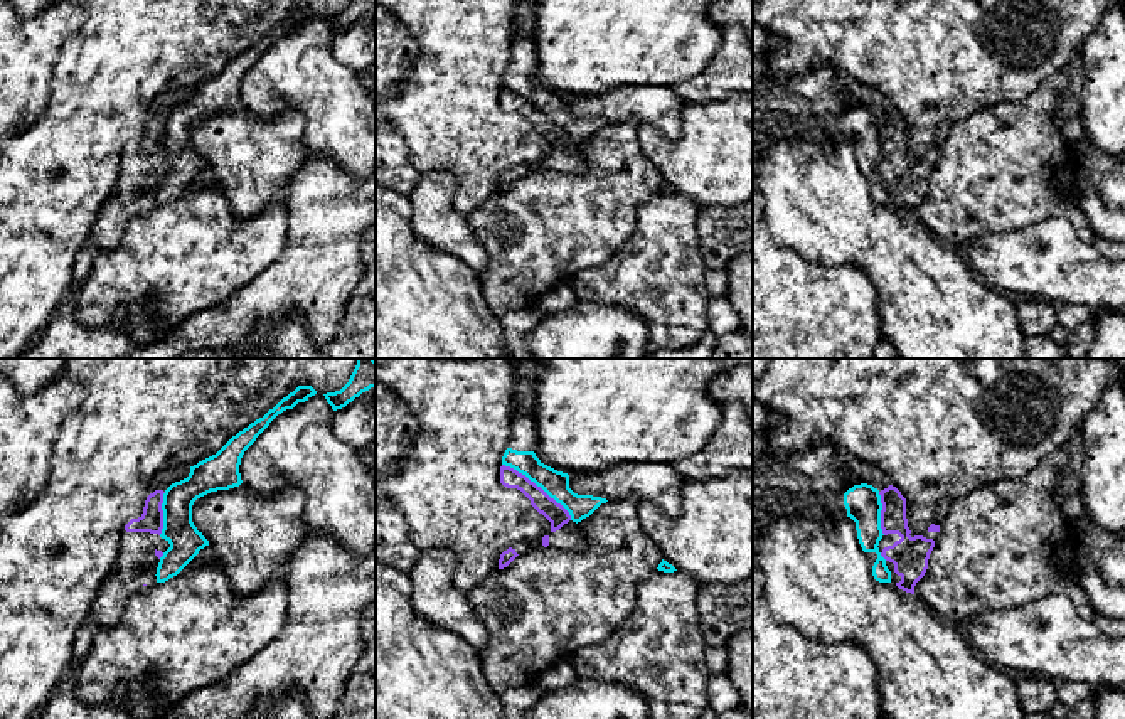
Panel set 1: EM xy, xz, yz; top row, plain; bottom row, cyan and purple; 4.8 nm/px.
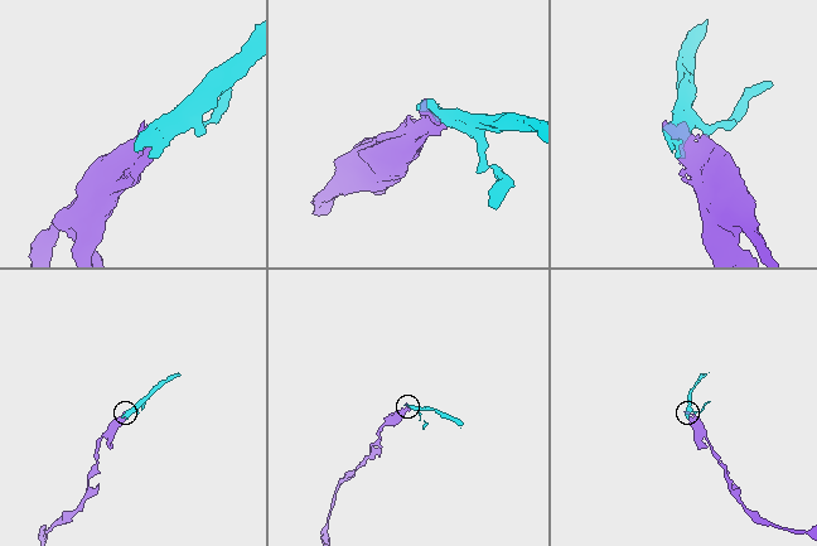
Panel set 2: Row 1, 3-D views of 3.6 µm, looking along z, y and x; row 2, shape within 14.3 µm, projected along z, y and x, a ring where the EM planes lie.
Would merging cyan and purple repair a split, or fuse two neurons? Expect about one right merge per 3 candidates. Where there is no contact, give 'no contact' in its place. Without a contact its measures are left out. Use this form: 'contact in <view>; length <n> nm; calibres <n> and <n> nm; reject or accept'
contact in xz; length 420 nm; calibres 130 and 100 nm; reject

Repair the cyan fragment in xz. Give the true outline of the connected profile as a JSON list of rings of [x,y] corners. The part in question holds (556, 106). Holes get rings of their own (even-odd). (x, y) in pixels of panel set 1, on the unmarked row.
[[[517,27],[512,42],[510,67],[502,79],[502,88],[517,93],[561,126],[573,145],[589,140],[606,121],[578,118],[569,111],[569,98],[544,88],[532,74],[537,64],[534,37]]]

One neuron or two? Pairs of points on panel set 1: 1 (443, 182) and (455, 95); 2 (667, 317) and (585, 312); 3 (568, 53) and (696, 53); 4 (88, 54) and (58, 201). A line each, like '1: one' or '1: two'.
1: two
2: two
3: one
4: one

